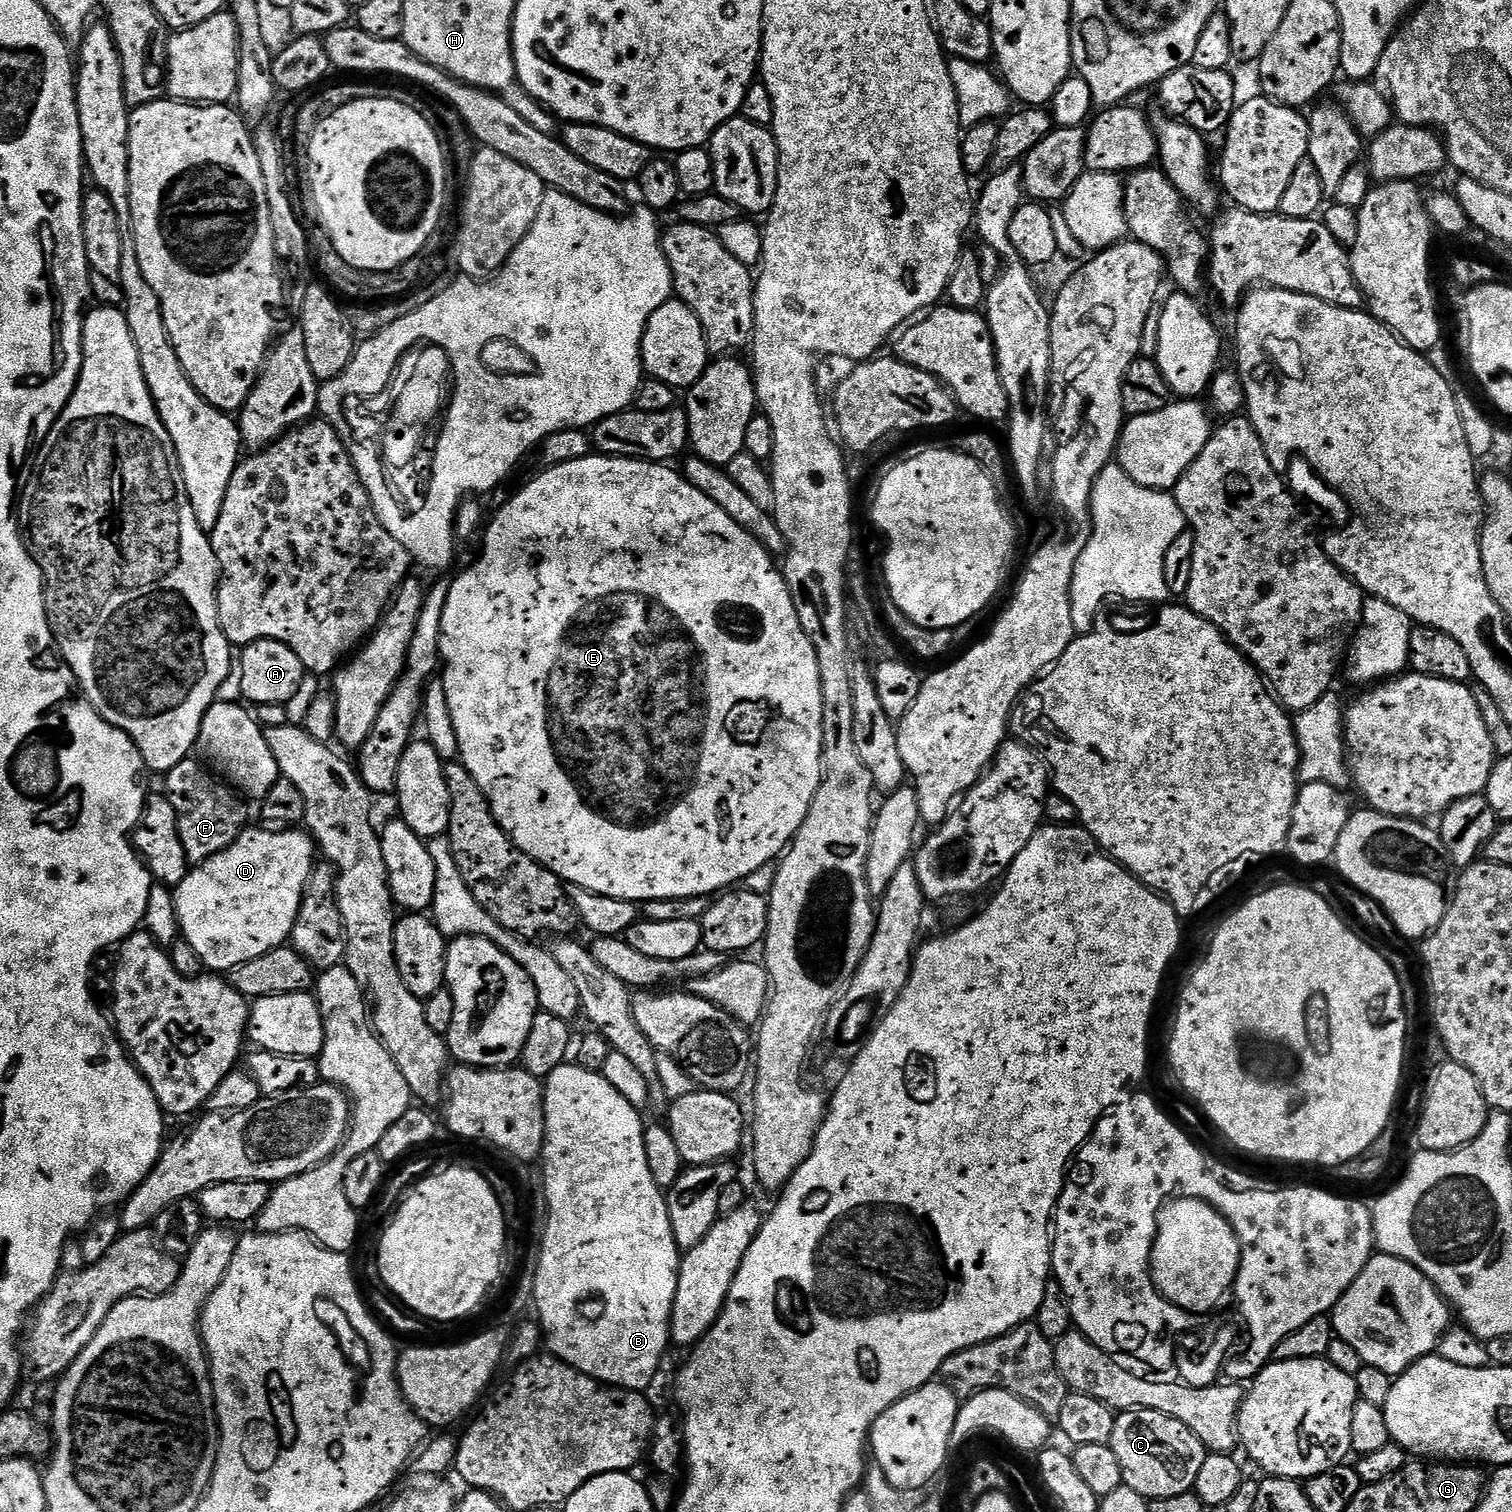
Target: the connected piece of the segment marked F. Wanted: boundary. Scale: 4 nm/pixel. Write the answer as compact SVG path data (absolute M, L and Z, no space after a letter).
M189 758L178 762L178 766L168 771L165 780L164 795L170 806L174 806L174 814L178 814L178 834L182 838L189 865L206 862L214 854L226 850L249 823L248 812L243 804L245 801L223 779L213 775L199 759Z

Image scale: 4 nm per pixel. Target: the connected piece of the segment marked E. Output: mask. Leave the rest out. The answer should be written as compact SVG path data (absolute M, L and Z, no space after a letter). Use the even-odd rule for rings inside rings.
M593 454L586 458L578 458L578 462L566 462L556 464L553 468L543 469L509 504L500 508L500 513L487 525L484 536L484 549L480 557L461 574L452 580L452 589L446 598L446 610L442 614L442 634L440 635L440 658L442 661L442 679L446 690L446 702L450 702L450 718L454 718L454 734L458 734L458 757L459 763L470 770L474 782L482 790L492 806L494 818L503 826L512 843L520 851L534 858L544 868L548 868L555 876L560 877L565 885L577 884L594 894L606 894L610 898L622 898L647 902L650 900L673 900L674 898L694 898L695 896L711 897L721 890L731 889L739 885L758 866L766 866L773 863L792 843L798 834L802 822L806 822L806 814L814 802L814 794L818 790L820 780L824 776L824 743L822 742L822 678L818 666L818 654L812 637L806 634L802 622L796 613L796 607L792 601L792 592L784 581L784 573L774 561L773 553L767 552L754 537L718 502L710 502L702 490L698 490L679 471L676 472L664 462L651 460L630 460L626 456L605 456ZM724 600L736 604L752 604L756 612L764 616L764 636L760 644L736 644L736 640L728 640L716 628L714 614L719 604Z

